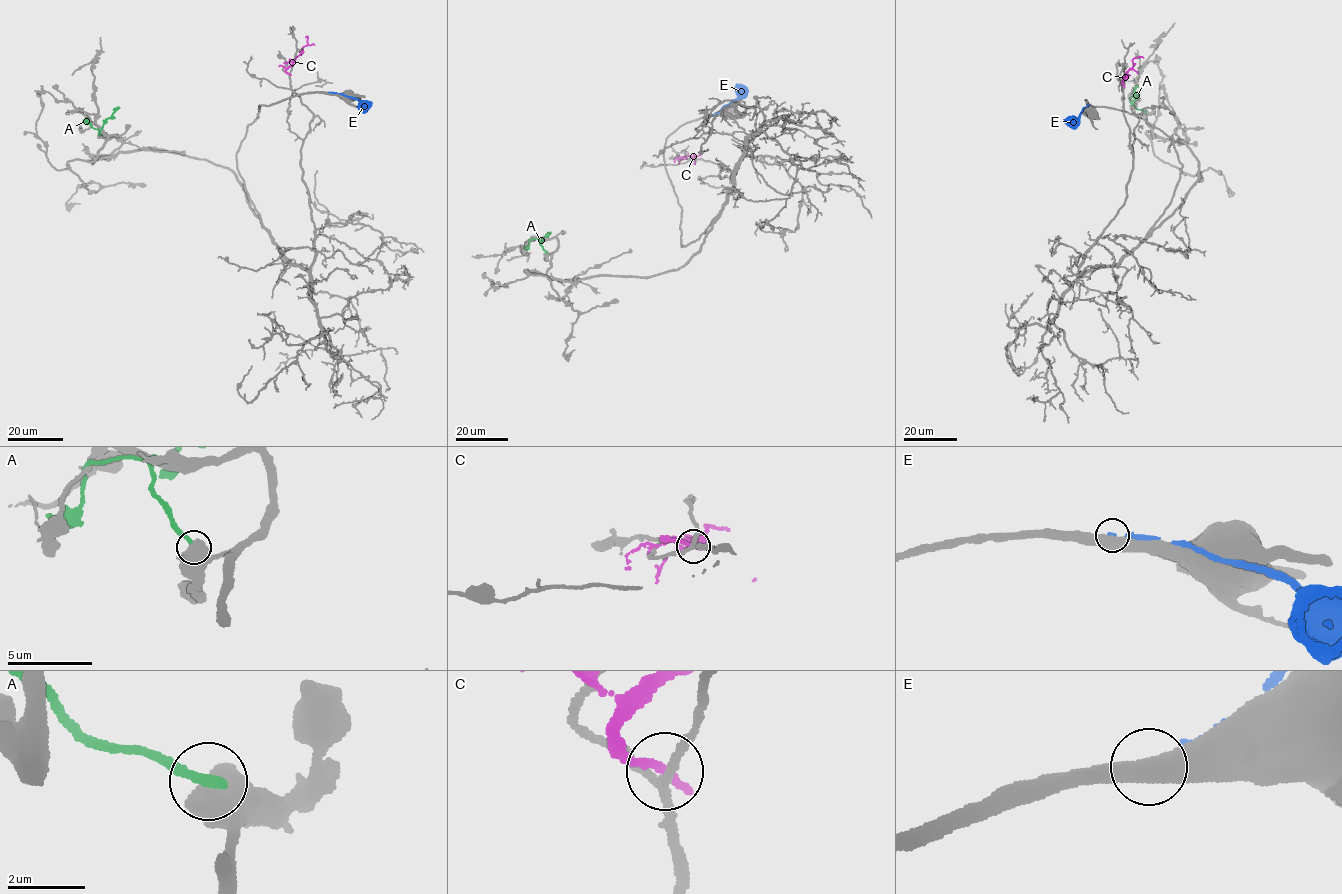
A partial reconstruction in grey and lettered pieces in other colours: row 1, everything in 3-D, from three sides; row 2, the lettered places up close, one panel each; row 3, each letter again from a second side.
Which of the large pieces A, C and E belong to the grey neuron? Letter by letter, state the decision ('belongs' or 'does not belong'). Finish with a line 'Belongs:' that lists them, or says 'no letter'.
A: does not belong
C: does not belong
E: does not belong
Belongs: no letter

